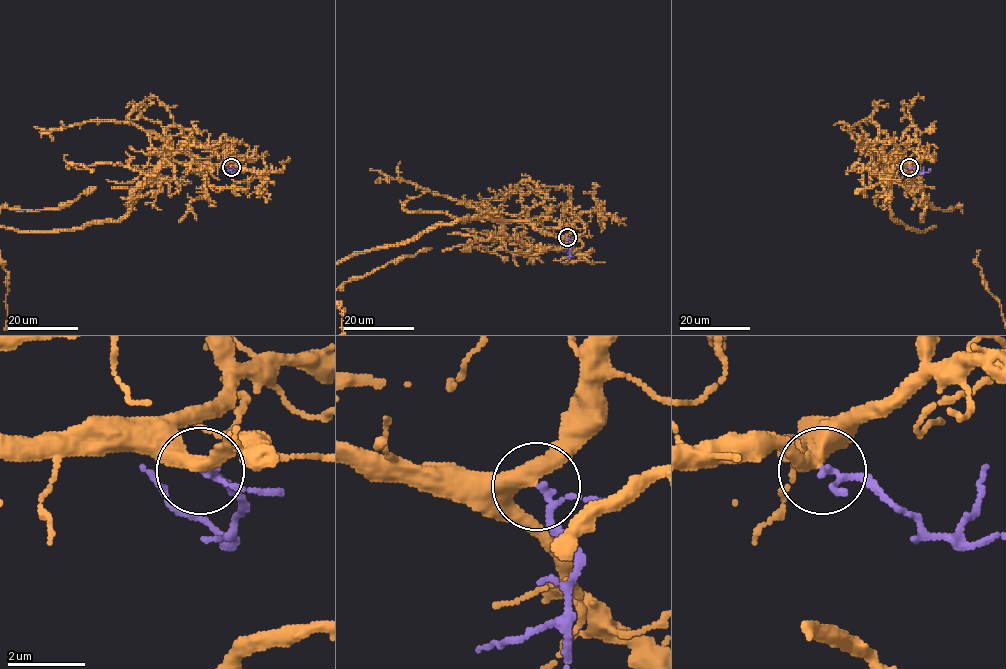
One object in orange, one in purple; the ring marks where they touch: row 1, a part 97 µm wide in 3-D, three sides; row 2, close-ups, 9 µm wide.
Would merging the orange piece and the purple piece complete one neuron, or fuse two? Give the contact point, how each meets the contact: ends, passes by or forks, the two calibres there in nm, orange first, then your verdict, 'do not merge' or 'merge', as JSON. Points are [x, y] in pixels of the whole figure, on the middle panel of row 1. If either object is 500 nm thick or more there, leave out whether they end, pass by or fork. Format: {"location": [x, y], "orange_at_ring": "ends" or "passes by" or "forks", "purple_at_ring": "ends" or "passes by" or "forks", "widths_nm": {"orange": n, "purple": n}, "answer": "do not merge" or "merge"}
{"location": [567, 237], "orange_at_ring": "passes by", "purple_at_ring": "passes by", "widths_nm": {"orange": 380, "purple": 120}, "answer": "merge"}

